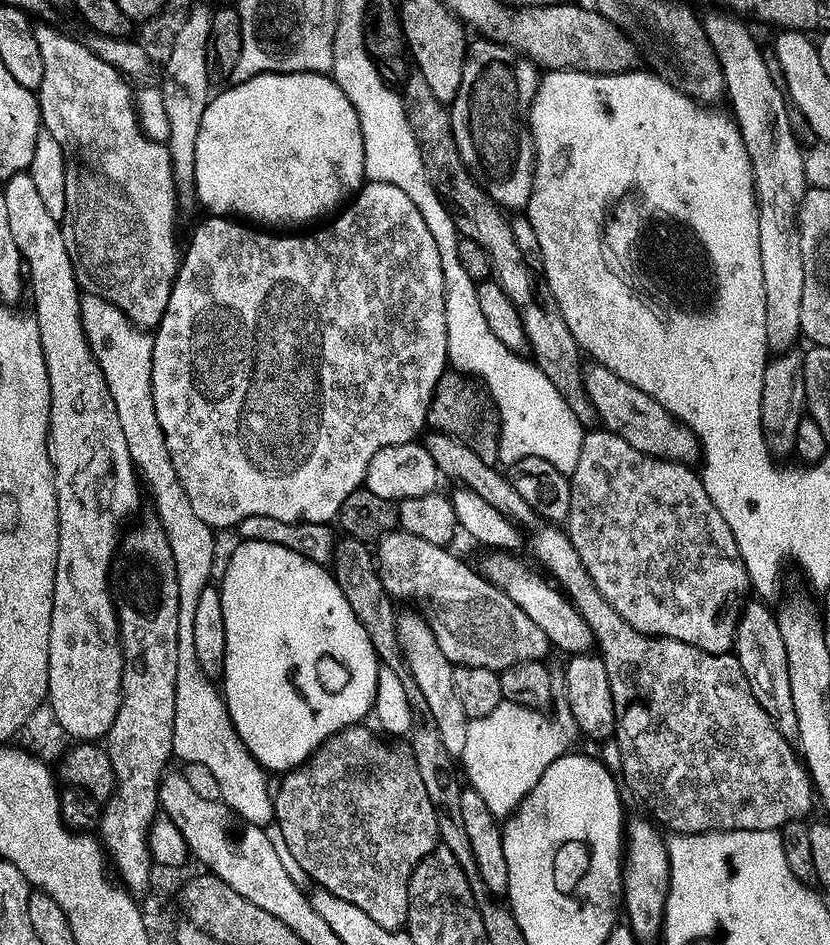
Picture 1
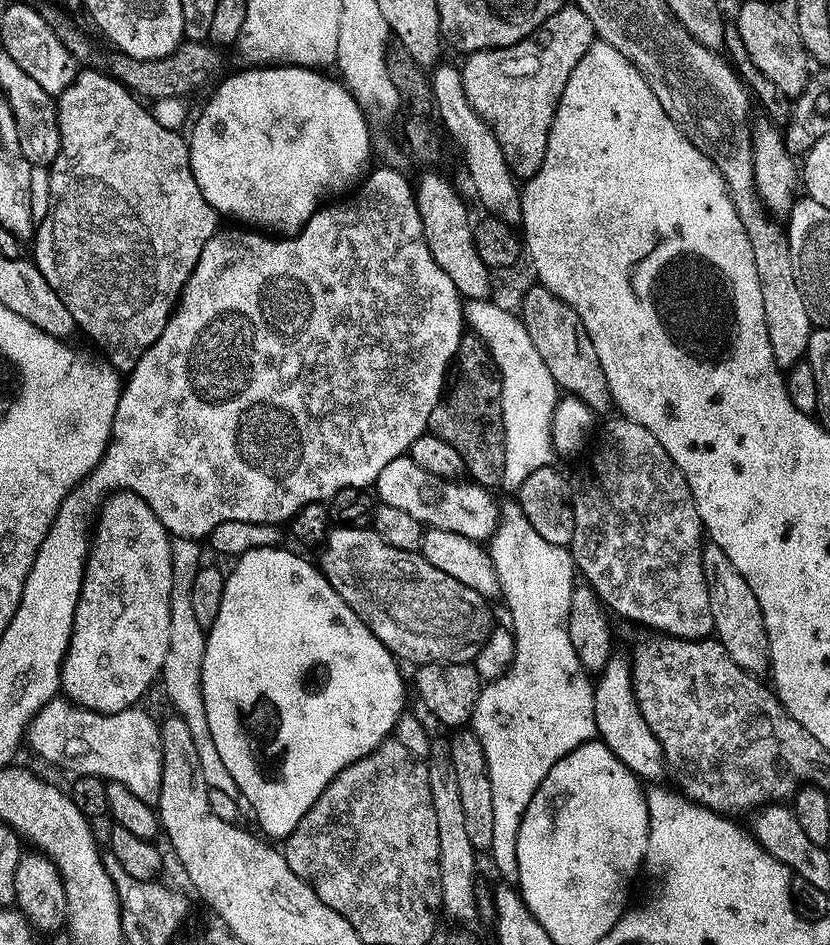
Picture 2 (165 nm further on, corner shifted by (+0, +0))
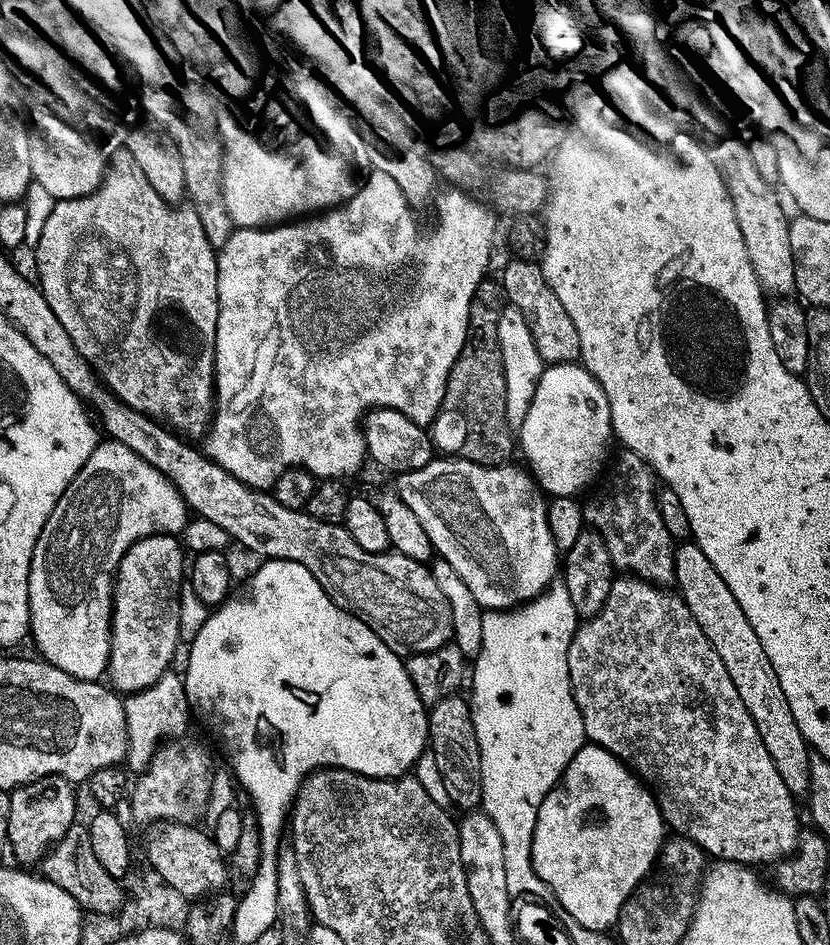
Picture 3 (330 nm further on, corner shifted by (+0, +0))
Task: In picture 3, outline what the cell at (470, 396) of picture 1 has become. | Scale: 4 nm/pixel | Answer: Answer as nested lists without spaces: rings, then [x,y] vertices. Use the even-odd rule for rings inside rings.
[[[485,278],[478,290],[474,290],[468,333],[454,366],[448,372],[440,409],[430,425],[432,447],[437,453],[491,468],[509,463],[513,459],[512,448],[514,452],[514,429],[508,424],[506,414],[506,374],[502,350],[498,346],[499,300],[502,300],[499,279]]]

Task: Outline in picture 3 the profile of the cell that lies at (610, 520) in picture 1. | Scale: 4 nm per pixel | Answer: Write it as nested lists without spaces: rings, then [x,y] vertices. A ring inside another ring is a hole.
[[[627,450],[621,453],[616,461],[613,459],[607,465],[602,479],[587,493],[588,501],[582,504],[583,520],[589,529],[597,532],[606,542],[612,567],[617,573],[636,576],[651,584],[671,585],[676,579],[676,553],[674,539],[667,532],[666,523],[656,505],[657,477],[648,461],[638,454]]]

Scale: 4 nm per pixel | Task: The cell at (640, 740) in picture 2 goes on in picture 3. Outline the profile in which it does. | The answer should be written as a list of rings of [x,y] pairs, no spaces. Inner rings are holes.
[[[621,575],[613,579],[610,594],[606,594],[604,605],[598,610],[598,614],[587,617],[577,627],[568,651],[568,673],[580,724],[591,743],[598,745],[599,748],[605,748],[620,763],[627,764],[629,769],[651,789],[656,804],[664,815],[665,825],[673,833],[690,837],[709,857],[716,856],[712,858],[717,861],[730,860],[745,866],[757,866],[756,864],[760,863],[771,865],[773,862],[779,862],[793,855],[800,847],[802,827],[800,828],[800,820],[796,817],[797,801],[792,792],[786,790],[786,782],[782,782],[782,774],[778,774],[774,758],[770,758],[769,752],[766,751],[766,742],[762,742],[762,734],[758,734],[758,726],[754,726],[750,710],[742,706],[742,698],[738,698],[738,690],[734,690],[734,682],[730,682],[730,674],[726,674],[726,666],[722,666],[718,650],[710,646],[710,638],[702,634],[702,626],[694,622],[684,599],[675,591],[668,591],[672,590],[651,584],[648,580],[640,580],[636,576]]]

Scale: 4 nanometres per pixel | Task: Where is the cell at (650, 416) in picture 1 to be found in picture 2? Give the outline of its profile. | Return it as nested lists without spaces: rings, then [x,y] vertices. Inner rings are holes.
[[[536,282],[526,290],[518,315],[526,326],[526,334],[530,334],[530,342],[534,342],[534,350],[538,350],[542,362],[546,362],[546,370],[550,370],[557,389],[586,402],[593,413],[600,414],[610,408],[613,403],[611,392],[599,365],[598,354],[594,354],[596,341],[586,334],[586,326],[582,326],[582,318],[578,318],[576,311],[550,289]]]

